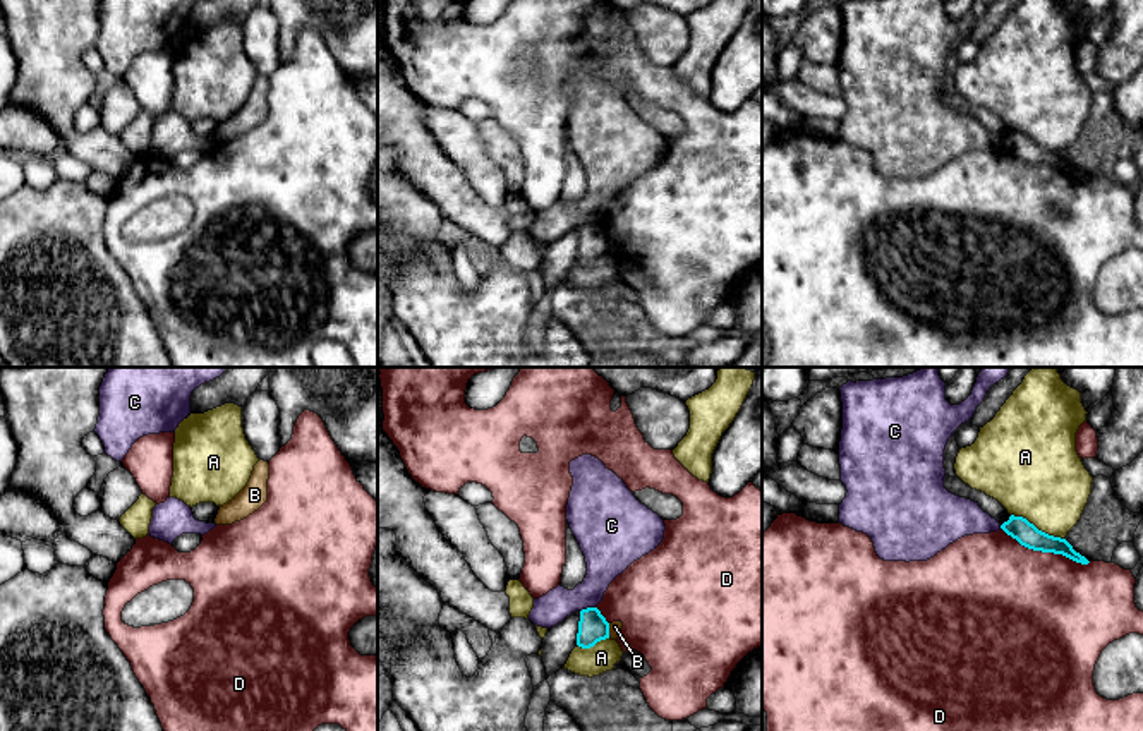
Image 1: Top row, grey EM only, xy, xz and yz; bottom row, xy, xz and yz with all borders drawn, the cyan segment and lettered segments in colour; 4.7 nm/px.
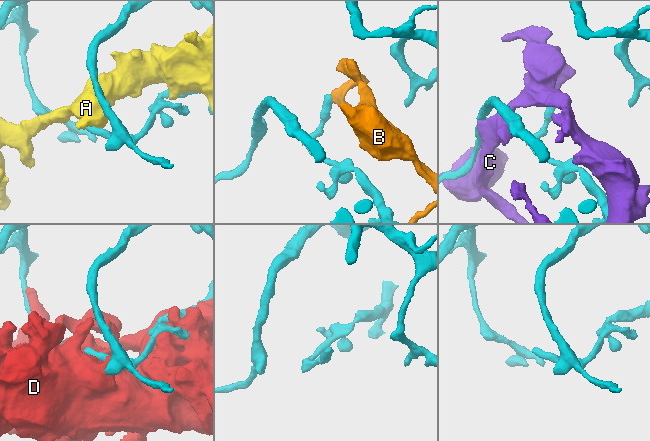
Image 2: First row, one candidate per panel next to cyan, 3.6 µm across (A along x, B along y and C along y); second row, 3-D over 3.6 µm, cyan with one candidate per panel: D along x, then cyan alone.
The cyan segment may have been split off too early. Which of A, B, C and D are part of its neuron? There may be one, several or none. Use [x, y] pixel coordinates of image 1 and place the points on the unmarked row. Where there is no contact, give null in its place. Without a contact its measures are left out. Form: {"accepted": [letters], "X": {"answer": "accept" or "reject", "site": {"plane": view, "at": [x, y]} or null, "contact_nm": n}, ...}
{"accepted": [], "A": {"answer": "reject", "site": {"plane": "yz", "at": [1035, 143]}, "contact_nm": 280}, "B": {"answer": "reject", "site": {"plane": "xz", "at": [608, 246]}, "contact_nm": 70}, "C": {"answer": "reject", "site": {"plane": "xz", "at": [587, 223]}, "contact_nm": 80}, "D": {"answer": "reject", "site": {"plane": "yz", "at": [1046, 167]}, "contact_nm": 460}}

